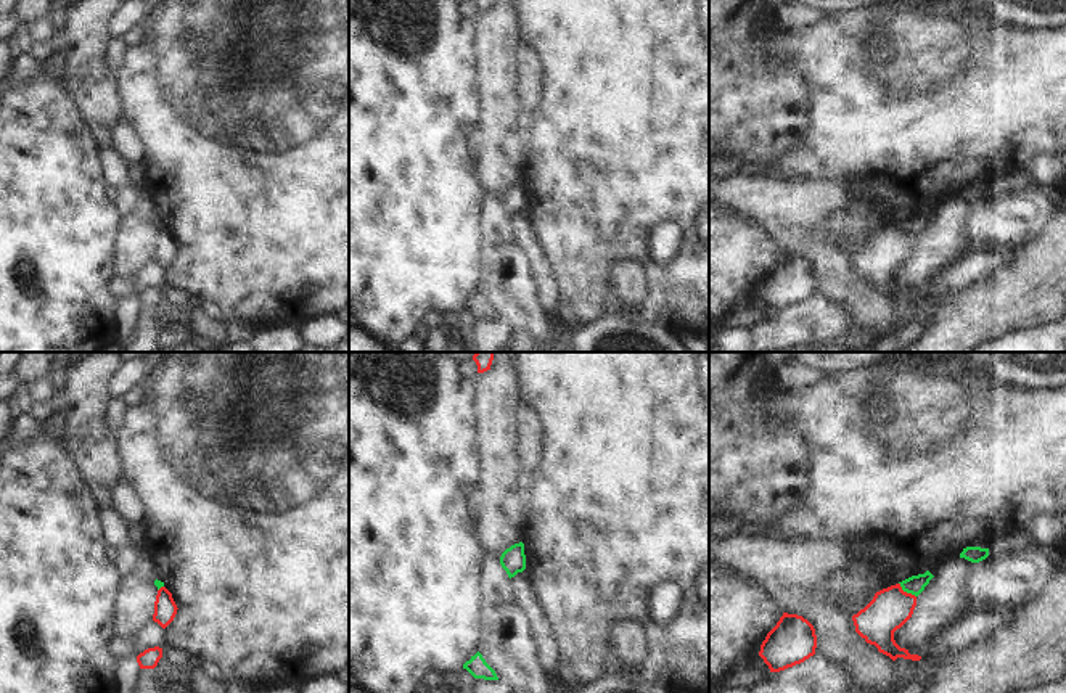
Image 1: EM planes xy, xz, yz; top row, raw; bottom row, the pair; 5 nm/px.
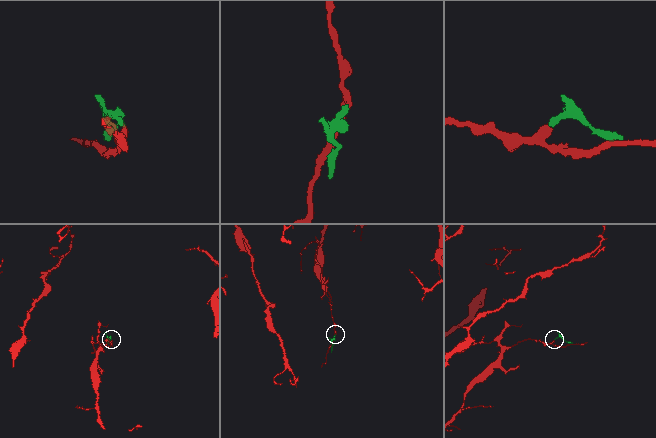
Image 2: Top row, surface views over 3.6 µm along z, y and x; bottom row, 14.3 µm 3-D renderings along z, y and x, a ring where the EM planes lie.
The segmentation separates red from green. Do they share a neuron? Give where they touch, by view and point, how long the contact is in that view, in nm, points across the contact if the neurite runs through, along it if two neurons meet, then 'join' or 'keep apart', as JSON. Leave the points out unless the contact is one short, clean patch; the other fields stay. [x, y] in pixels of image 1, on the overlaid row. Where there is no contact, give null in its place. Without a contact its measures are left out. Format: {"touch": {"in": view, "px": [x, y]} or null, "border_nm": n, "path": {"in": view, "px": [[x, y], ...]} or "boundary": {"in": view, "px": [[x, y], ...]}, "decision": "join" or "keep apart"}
{"touch": {"in": "yz", "px": [906, 592]}, "border_nm": 120, "boundary": {"in": "yz", "px": [[899, 582], [904, 590], [915, 597]]}, "decision": "keep apart"}

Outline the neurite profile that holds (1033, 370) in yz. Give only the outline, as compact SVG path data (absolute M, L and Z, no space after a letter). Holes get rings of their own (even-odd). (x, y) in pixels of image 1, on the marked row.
M915 352L934 365L984 368L995 379L1026 389L1066 386L1066 352Z

